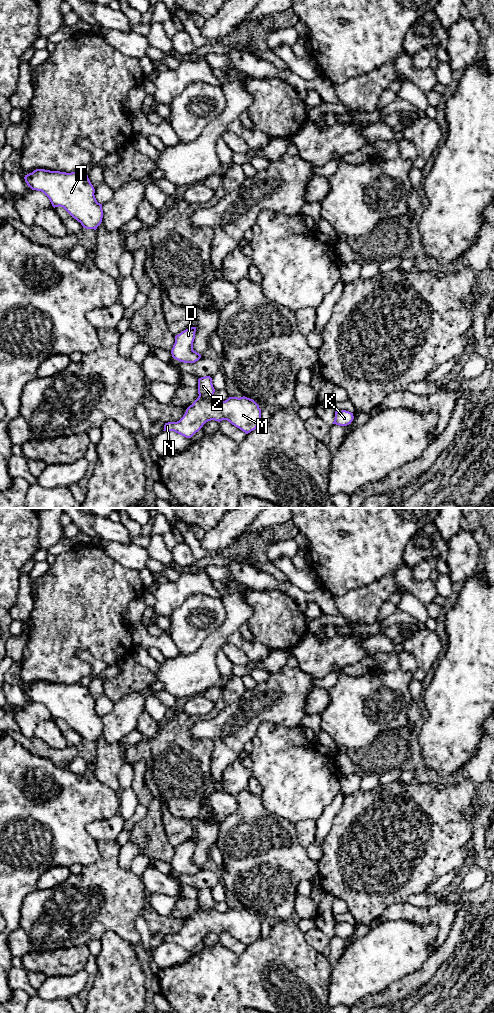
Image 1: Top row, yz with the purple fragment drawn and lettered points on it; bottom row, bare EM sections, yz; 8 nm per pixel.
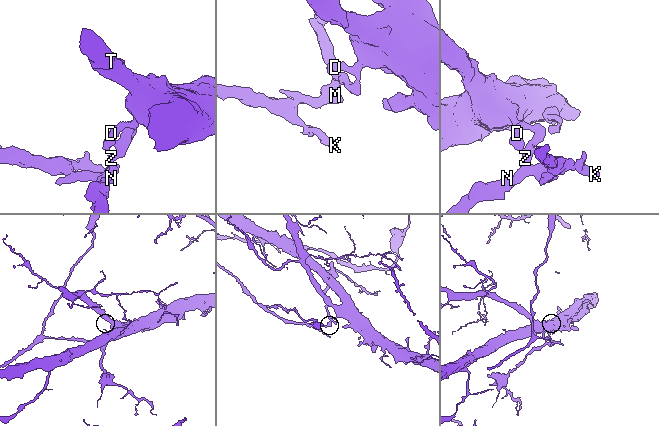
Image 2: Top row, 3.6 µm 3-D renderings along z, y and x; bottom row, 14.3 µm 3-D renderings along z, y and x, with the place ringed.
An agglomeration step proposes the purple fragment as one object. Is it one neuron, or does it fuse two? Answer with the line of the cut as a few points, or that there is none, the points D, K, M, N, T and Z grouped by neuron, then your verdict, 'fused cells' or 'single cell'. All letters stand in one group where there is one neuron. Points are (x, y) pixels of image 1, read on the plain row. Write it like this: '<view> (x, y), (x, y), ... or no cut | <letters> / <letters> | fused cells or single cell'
yz (199, 907), (212, 908) | D T Z / K M N | fused cells

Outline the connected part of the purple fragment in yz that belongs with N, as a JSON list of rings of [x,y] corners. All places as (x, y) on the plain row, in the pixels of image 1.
[[[213,908],[198,910],[190,917],[183,929],[177,934],[168,934],[163,943],[174,943],[191,950],[203,937],[211,932],[227,932],[245,946],[255,942],[261,933],[261,921],[250,910],[229,909],[220,913]]]

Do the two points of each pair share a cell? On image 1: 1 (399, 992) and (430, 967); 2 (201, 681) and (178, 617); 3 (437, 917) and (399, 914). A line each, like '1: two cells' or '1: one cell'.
1: one cell
2: two cells
3: one cell

